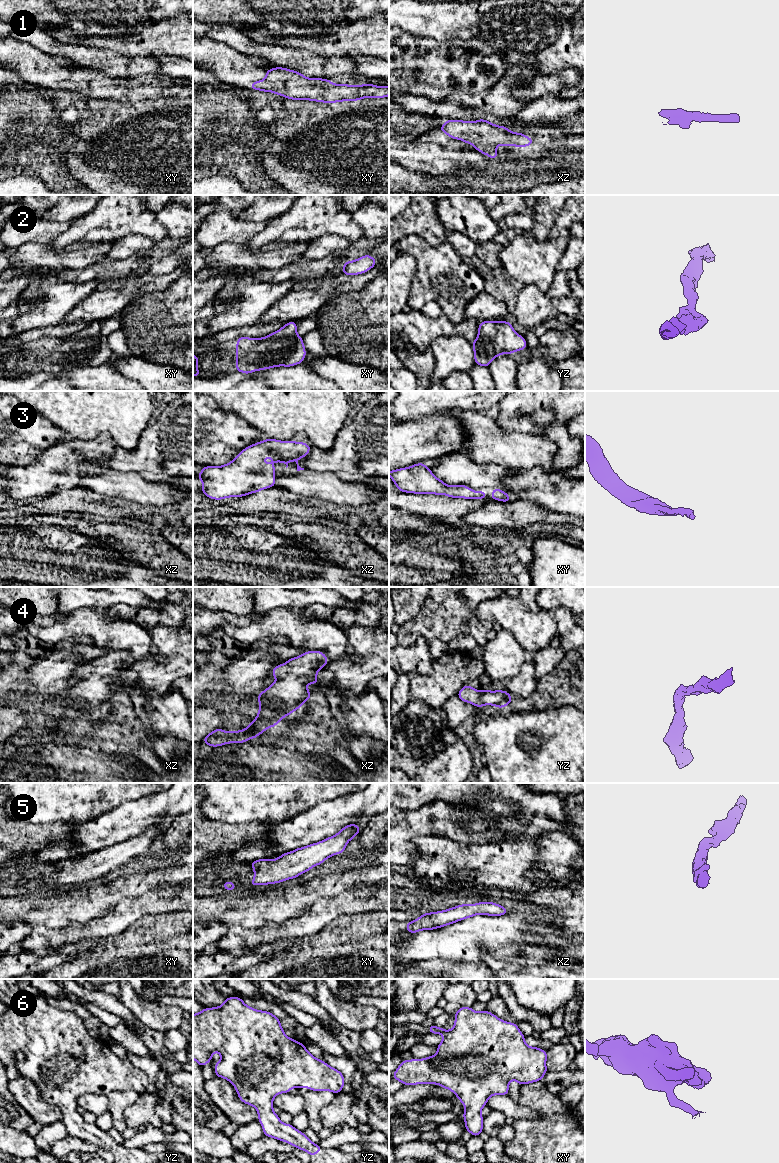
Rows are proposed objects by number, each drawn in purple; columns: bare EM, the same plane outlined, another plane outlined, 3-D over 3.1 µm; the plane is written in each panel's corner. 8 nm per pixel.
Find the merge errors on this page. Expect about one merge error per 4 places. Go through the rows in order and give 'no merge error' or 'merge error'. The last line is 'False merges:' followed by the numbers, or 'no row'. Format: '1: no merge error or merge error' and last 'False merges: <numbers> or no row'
1: no merge error
2: no merge error
3: no merge error
4: no merge error
5: no merge error
6: no merge error
False merges: no row

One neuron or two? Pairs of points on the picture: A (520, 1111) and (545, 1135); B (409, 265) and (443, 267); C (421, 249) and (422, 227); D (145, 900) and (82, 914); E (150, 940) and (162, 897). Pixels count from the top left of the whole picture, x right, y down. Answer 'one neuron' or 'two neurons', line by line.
A: two neurons
B: two neurons
C: two neurons
D: two neurons
E: two neurons

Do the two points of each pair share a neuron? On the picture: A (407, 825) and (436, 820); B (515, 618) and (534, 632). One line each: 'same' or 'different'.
A: same
B: same

